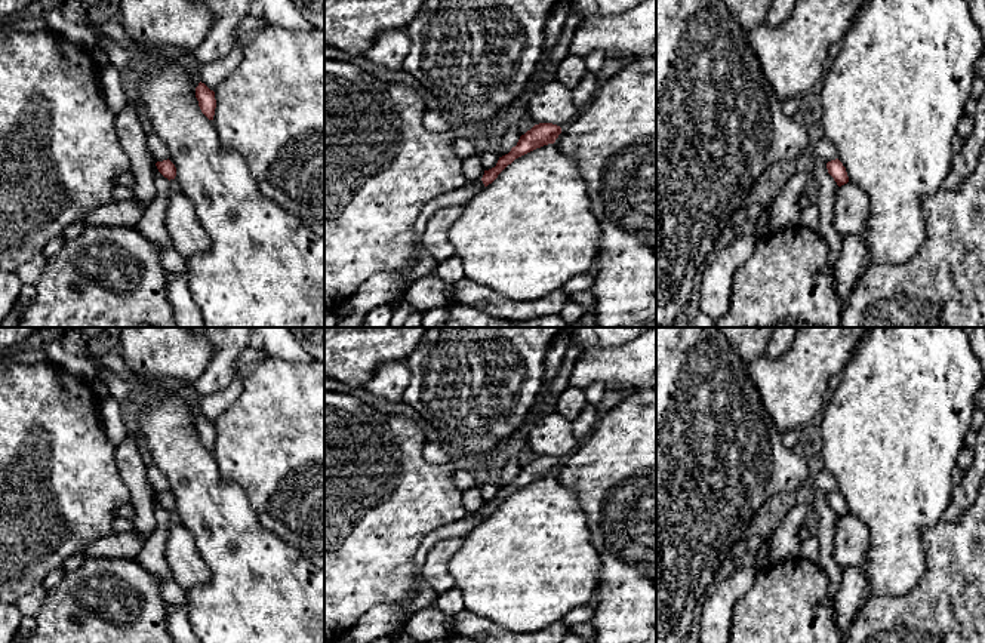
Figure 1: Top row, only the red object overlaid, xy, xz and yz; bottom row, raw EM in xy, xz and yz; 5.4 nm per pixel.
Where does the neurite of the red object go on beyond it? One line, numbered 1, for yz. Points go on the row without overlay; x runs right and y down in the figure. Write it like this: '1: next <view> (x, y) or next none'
1: next none

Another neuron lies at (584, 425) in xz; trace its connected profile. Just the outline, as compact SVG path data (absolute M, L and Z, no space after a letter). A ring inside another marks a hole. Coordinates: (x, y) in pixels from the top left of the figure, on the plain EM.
M587 404L584 412L572 422L572 433L576 440L581 442L582 439L588 437L594 431L598 419L597 406Z

